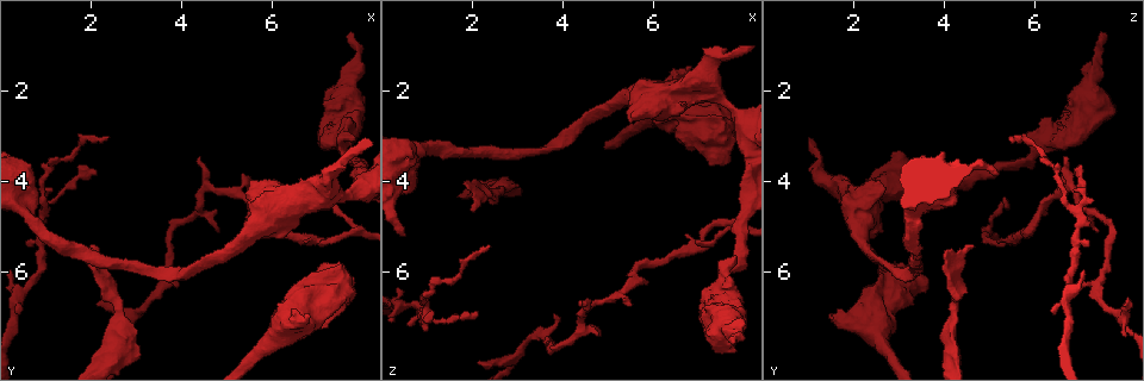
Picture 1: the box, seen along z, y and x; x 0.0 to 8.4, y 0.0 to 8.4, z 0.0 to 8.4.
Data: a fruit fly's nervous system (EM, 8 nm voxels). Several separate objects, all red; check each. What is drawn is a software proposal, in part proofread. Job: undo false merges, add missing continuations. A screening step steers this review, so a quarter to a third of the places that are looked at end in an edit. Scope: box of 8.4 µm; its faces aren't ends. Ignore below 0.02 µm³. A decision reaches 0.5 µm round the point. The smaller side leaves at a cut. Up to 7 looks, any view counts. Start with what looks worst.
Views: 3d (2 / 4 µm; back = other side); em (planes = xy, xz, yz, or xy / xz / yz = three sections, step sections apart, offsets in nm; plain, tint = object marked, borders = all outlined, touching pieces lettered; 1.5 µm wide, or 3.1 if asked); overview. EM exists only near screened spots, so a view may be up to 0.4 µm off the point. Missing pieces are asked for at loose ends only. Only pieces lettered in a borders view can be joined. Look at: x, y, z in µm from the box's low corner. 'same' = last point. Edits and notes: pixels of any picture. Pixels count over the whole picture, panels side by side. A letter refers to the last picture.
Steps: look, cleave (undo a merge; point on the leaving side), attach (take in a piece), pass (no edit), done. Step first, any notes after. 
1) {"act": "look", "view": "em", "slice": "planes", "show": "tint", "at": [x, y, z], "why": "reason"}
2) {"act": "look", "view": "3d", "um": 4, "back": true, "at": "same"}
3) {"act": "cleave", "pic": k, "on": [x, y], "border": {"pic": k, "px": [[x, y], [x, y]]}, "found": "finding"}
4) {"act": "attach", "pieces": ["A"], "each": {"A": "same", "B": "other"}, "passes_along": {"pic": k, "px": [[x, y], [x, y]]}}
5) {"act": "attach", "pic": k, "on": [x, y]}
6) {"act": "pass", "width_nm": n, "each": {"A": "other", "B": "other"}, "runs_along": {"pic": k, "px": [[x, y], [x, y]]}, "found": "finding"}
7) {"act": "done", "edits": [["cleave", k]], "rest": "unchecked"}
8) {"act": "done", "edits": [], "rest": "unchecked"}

{"act": "look", "view": "em", "slice": "planes", "show": "tint", "at": [4.35, 3.50, 6.60], "why": "free end"}

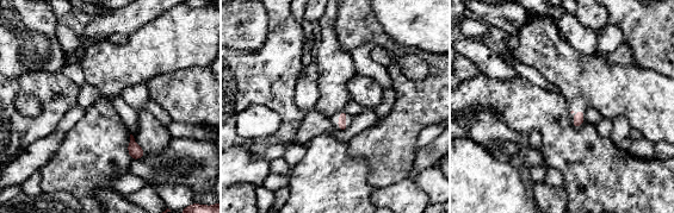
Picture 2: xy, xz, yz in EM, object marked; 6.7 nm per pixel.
{"act": "look", "view": "em", "slice": "planes", "show": "borders", "at": "same"}

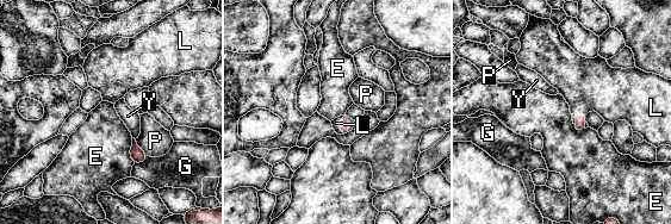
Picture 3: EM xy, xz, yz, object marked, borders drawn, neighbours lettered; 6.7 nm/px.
{"act": "attach", "pieces": ["L"], "each": {"E": "other", "G": "other", "L": "same", "P": "other", "Y": "other"}, "found": "it goes on there"}

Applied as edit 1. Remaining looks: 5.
{"act": "look", "view": "overview"}

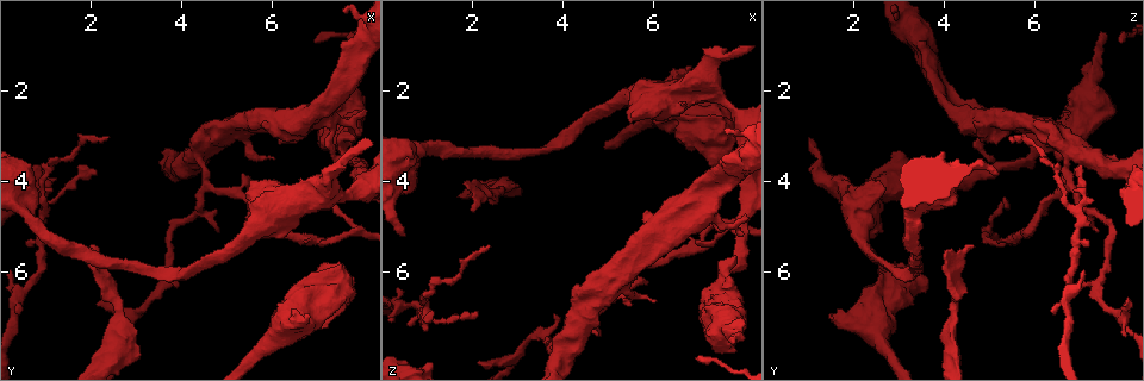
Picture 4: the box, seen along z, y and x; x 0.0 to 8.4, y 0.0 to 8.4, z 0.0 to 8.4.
{"act": "look", "view": "3d", "um": 4, "at": [7.55, 3.05, 6.45], "why": "arms part here"}

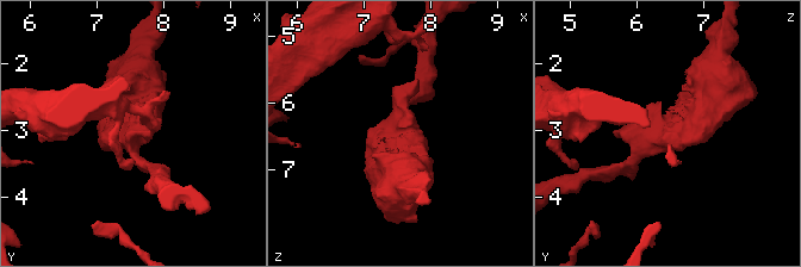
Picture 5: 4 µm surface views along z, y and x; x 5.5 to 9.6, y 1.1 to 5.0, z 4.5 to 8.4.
{"act": "look", "view": "em", "um": 3.1, "slice": "planes", "show": "borders", "at": [7.55, 3.00, 6.45], "why": "shape alone is not enough"}

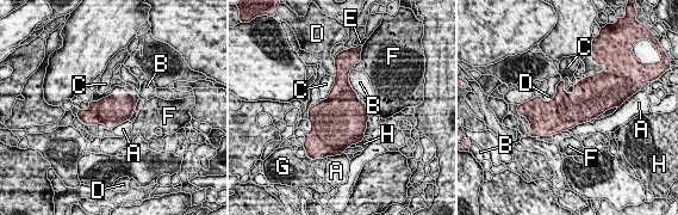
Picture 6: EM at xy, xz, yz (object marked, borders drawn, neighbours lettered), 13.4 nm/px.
{"act": "pass", "width_nm": 420, "each": {"A": "other", "B": "other", "C": "other", "D": "other", "E": "other", "F": "other", "G": "other", "H": "other"}, "found": "one cell here"}

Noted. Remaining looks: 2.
{"act": "done", "edits": [["attach", 3]], "rest": "unchecked"}

